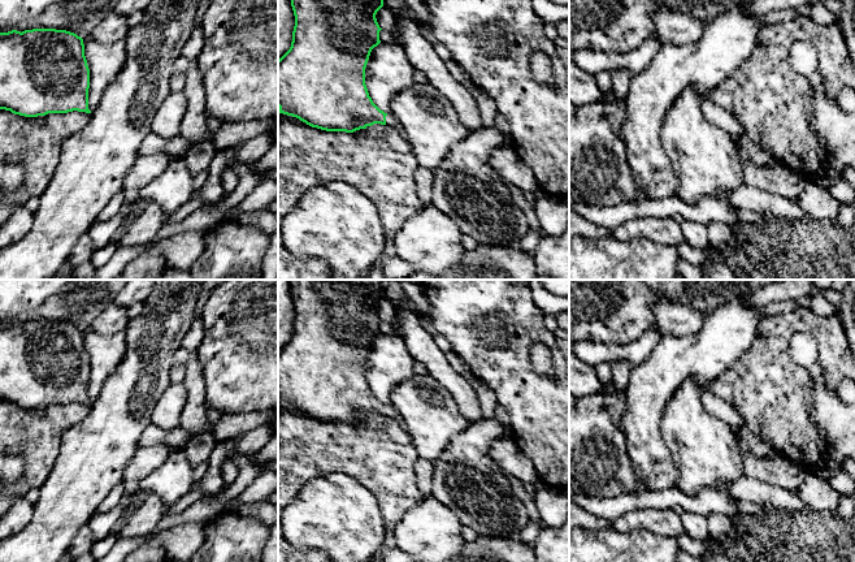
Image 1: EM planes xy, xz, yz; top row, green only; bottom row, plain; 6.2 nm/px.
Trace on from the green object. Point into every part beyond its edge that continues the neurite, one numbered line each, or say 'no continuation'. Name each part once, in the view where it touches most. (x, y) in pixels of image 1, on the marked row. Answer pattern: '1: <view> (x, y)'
1: xz (391, 121)

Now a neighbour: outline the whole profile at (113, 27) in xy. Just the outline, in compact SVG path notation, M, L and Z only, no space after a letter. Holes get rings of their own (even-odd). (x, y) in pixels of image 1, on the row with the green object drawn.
M113 10L91 31L90 36L97 43L109 44L125 39L129 30L127 16Z

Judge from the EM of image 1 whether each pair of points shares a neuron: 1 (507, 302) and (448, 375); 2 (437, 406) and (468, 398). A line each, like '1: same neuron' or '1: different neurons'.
1: different neurons
2: different neurons

